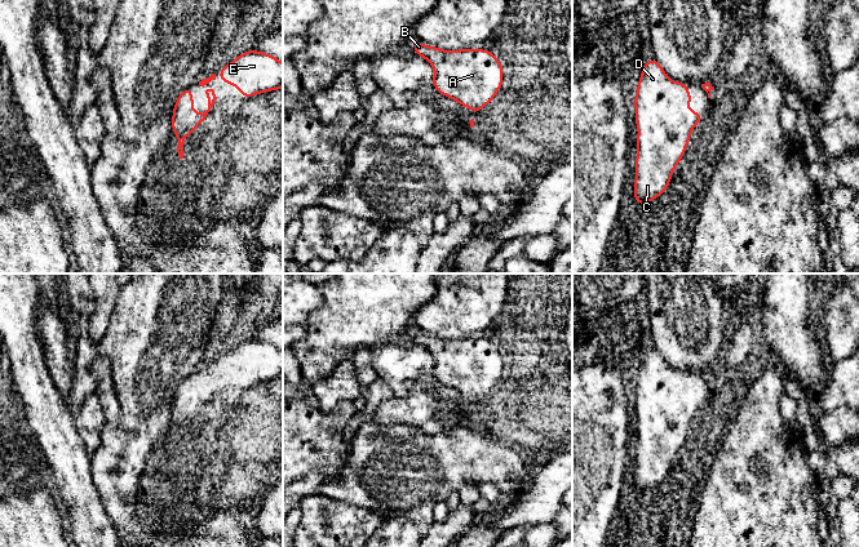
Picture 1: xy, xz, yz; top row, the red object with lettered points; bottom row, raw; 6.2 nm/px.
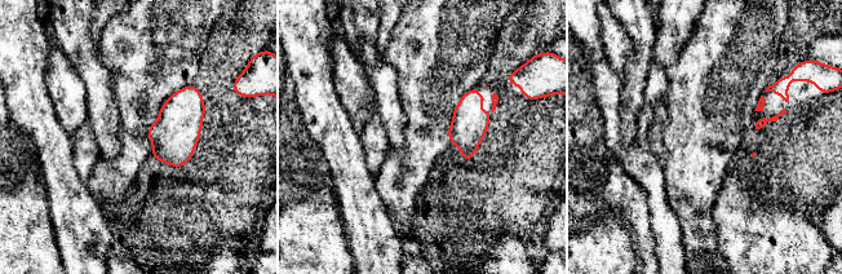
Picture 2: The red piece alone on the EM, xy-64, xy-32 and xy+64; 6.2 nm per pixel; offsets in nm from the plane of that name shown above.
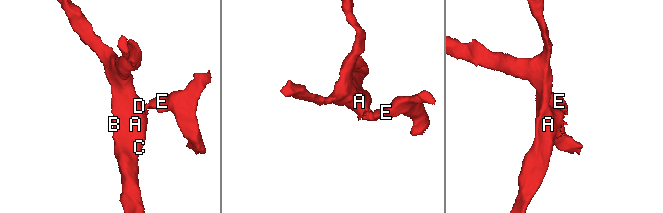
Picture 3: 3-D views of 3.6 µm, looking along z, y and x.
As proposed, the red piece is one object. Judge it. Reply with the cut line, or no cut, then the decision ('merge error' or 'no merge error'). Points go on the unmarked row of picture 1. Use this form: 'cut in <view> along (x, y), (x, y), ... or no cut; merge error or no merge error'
no cut; no merge error

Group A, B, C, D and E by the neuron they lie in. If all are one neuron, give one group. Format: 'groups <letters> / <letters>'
groups A B C D E

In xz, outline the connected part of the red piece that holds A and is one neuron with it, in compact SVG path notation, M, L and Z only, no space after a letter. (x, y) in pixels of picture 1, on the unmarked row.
M412 332L411 335L433 355L431 374L442 384L470 396L470 403L482 400L502 375L502 353L491 339L442 339L421 332Z

